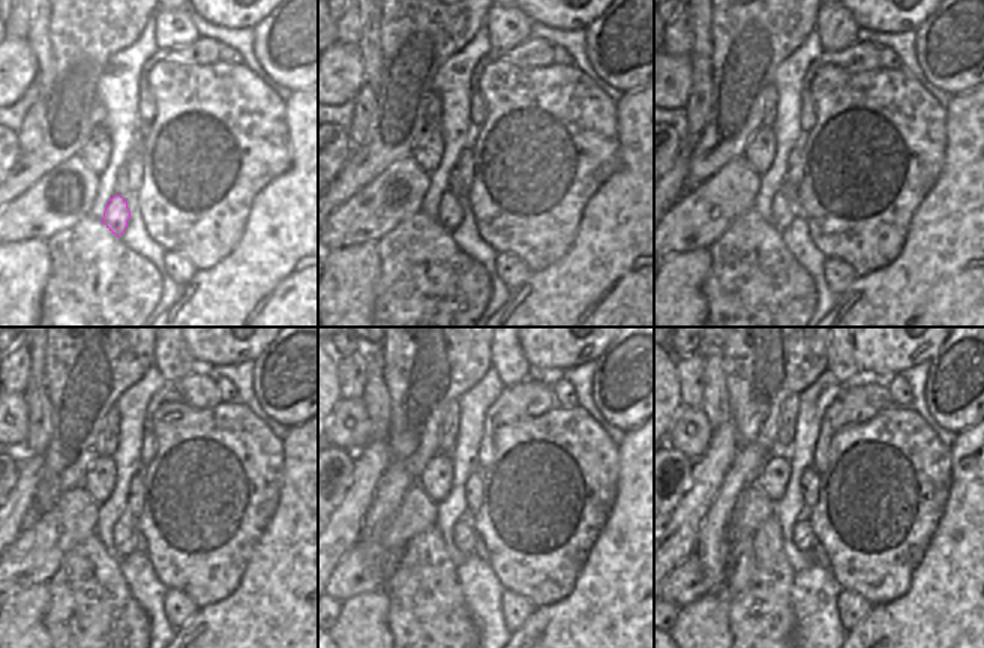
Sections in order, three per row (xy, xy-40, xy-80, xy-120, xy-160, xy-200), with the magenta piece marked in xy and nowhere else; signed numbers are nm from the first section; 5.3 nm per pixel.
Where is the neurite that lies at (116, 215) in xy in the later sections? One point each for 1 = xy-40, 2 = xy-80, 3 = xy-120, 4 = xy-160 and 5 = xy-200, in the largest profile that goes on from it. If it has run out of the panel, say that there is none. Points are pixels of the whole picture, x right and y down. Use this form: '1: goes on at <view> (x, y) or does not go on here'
1: goes on at xy-40 (450, 213)
2: goes on at xy-80 (786, 203)
3: goes on at xy-120 (125, 531)
4: goes on at xy-160 (464, 533)
5: goes on at xy-200 (803, 534)

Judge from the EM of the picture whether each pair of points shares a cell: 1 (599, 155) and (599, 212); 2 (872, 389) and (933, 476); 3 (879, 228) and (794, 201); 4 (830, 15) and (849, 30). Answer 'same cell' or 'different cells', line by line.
1: different cells
2: different cells
3: different cells
4: same cell

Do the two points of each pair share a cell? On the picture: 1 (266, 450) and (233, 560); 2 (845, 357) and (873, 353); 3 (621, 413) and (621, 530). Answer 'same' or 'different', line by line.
1: same
2: different
3: different

